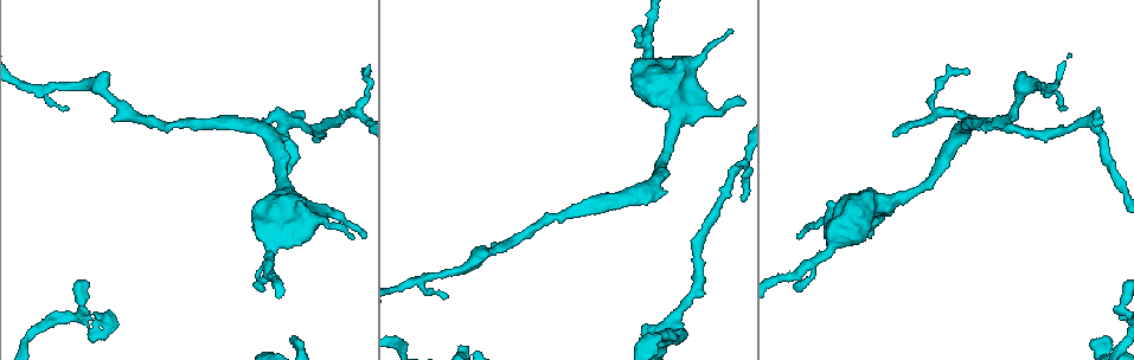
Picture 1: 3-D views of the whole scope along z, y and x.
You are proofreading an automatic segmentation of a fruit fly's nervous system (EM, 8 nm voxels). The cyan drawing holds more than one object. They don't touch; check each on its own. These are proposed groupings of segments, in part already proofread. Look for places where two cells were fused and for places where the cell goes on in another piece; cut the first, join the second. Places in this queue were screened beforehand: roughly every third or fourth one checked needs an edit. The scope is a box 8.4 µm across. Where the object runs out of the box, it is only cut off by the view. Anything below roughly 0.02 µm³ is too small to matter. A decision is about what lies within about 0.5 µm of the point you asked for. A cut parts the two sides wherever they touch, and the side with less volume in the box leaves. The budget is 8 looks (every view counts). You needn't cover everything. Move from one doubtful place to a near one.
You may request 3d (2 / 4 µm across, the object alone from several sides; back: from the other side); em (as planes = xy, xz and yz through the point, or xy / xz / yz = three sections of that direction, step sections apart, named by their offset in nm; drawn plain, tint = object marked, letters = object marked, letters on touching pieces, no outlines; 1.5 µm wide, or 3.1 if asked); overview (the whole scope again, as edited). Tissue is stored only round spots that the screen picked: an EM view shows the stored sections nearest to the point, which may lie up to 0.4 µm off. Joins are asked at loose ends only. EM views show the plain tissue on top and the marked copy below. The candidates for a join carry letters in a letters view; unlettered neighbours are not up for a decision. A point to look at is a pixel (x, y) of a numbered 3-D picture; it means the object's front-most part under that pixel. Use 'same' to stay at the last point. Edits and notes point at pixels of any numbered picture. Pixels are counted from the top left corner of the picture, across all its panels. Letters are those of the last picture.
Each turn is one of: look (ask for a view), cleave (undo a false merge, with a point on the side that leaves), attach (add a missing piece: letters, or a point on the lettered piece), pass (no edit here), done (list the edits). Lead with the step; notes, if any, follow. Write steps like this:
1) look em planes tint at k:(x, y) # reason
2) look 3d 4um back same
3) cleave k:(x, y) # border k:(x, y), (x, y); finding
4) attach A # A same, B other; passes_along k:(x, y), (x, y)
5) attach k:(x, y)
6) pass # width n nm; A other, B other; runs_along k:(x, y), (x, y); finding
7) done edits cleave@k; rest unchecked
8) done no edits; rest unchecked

look em xz step 4 letters at 1:(731, 28) # thin end

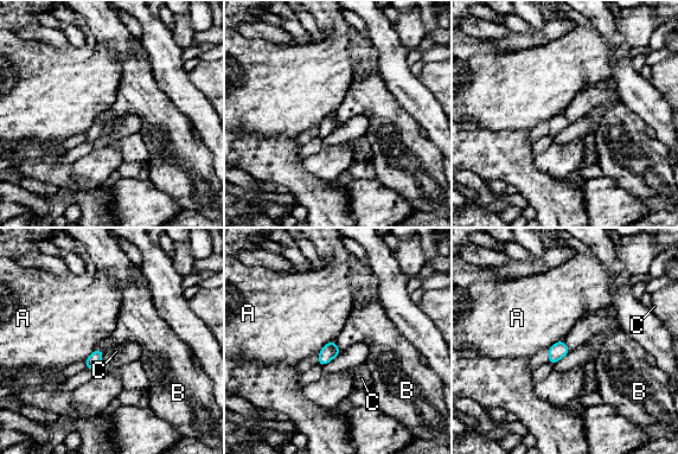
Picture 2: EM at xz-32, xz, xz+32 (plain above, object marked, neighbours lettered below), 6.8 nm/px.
pass # A other, B other, C other; border 2:(334, 341), (340, 351); no lettered piece goes on from it

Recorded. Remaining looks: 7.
look 3d 4um at 1:(267, 249) # calibre changes

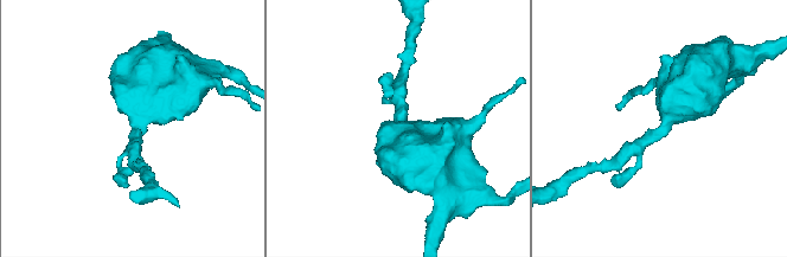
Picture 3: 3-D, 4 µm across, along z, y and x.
look em xy step 8 tint at 3:(135, 126) # need the tissue

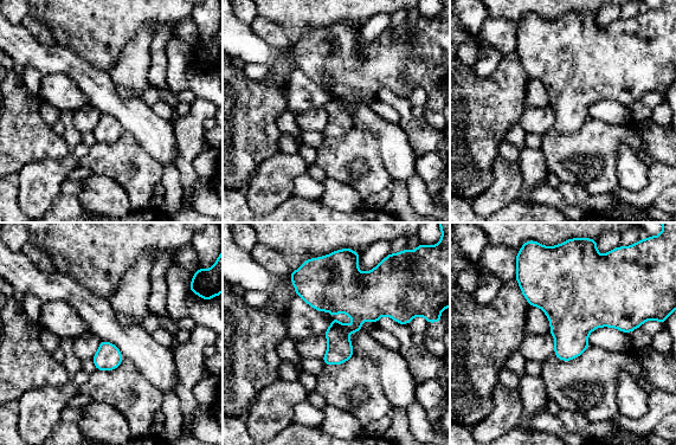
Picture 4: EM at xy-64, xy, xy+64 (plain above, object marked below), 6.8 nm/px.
look em planes letters same

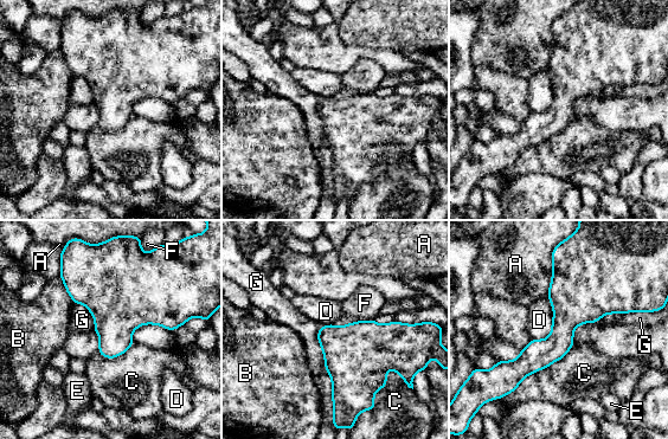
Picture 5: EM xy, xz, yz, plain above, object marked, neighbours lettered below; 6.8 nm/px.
pass # width 200 nm; longest_contact G 600 nm; A other, B other, C other, D other, E other, F other, G other; continuous, no second cell

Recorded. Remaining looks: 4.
look em planes letters at 1:(290, 338) # branch stops here

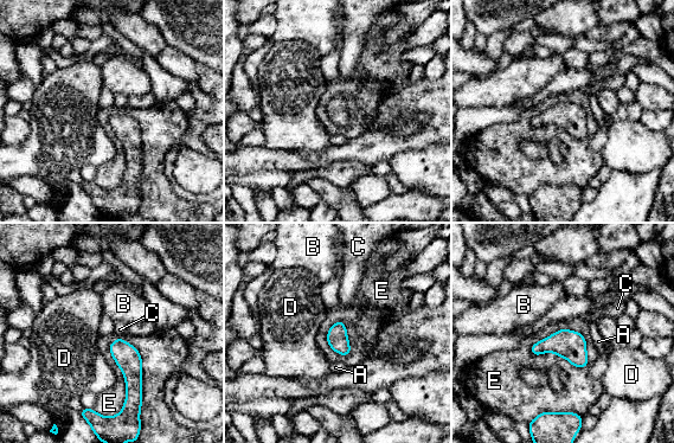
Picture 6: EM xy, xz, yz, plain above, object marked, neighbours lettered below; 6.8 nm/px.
pass # A other, B other, C other, D other, E other; border 6:(530, 351), (588, 365); no lettered piece goes on from it

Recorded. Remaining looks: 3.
done no edits; rest unchecked

